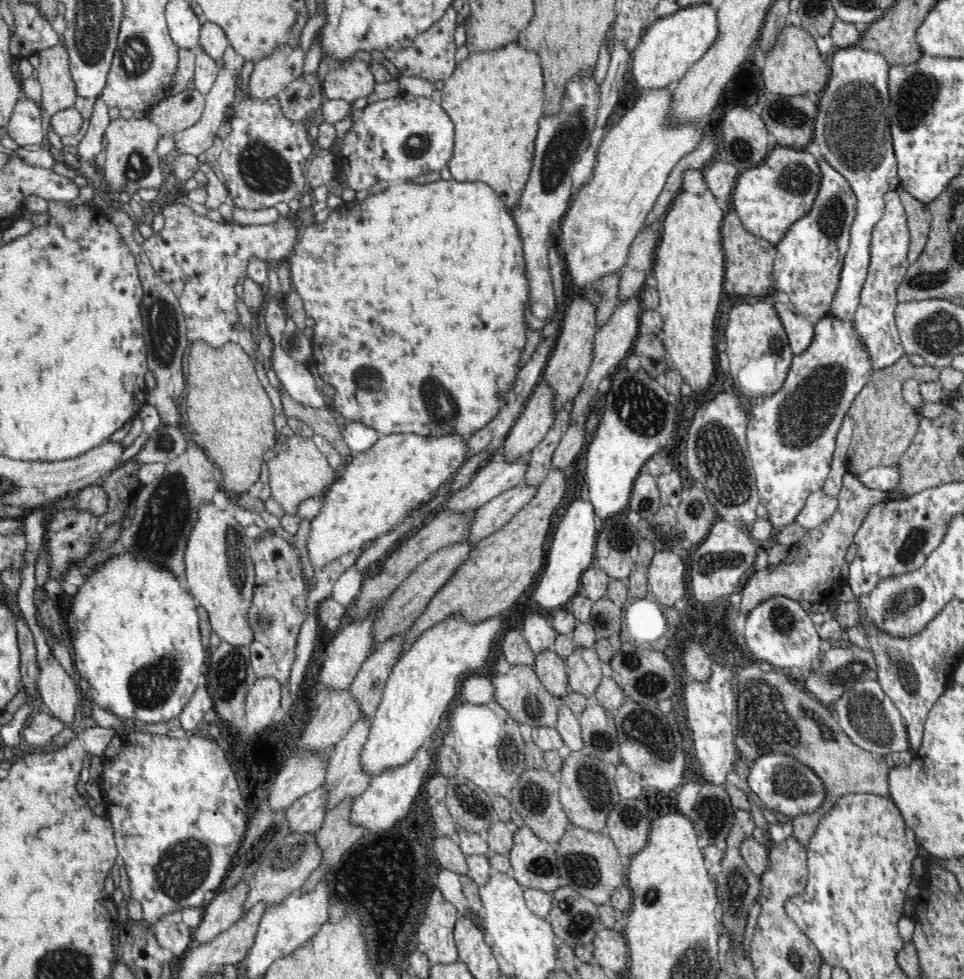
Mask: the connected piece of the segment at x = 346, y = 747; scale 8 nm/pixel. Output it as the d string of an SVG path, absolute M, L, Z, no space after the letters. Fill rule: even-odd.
M372 717L368 719L359 719L346 733L346 736L339 740L334 746L330 754L328 762L328 772L326 772L326 778L322 780L322 784L318 786L326 787L328 789L328 800L326 800L327 810L331 811L336 808L336 805L345 798L352 797L356 798L360 793L364 792L370 782L372 782L372 777L366 775L362 771L362 765L360 765L360 754L362 754L362 748L370 736L370 724L372 724Z

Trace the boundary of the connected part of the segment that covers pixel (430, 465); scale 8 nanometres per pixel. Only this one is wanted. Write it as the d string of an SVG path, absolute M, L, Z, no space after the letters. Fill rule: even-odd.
M396 432L396 434L388 434L388 436L380 435L378 441L374 442L368 450L364 452L354 453L350 461L345 462L344 466L341 468L341 471L338 475L338 480L326 490L326 493L321 498L322 507L319 511L319 514L311 520L311 529L309 532L310 538L308 538L307 546L308 548L308 558L313 566L313 568L322 568L326 566L328 562L344 556L344 554L354 554L360 555L362 546L368 544L371 540L376 540L378 537L381 537L384 533L387 533L389 530L392 530L410 511L414 509L417 504L420 504L423 500L427 499L431 493L433 493L438 487L441 487L442 484L445 484L456 471L464 465L467 458L467 440L468 438L461 438L453 432L448 432L444 436L422 436L421 434L404 434L403 432Z

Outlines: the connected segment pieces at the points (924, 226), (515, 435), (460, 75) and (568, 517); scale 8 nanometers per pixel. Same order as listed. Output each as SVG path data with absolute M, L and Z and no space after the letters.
M902 187L896 190L904 210L906 211L906 221L908 221L908 231L910 231L910 250L908 250L908 261L916 262L928 242L930 232L931 214L927 203L920 202Z
M538 383L525 404L523 414L514 422L504 441L498 445L497 451L504 451L506 461L528 454L542 442L557 416L554 402L552 387L546 383Z
M517 40L510 44L468 54L454 72L443 82L441 105L454 125L454 148L449 162L452 178L458 182L480 181L486 183L510 208L516 208L522 198L522 188L530 178L532 160L534 160L534 143L538 135L538 120L546 105L544 92L544 75L539 56L528 52Z
M585 494L581 498L573 498L571 503L568 503L567 510L564 506L564 515L553 532L550 548L546 552L544 568L534 590L534 600L539 610L549 618L552 612L566 607L566 604L576 596L580 591L580 578L584 570L594 563L598 525L593 506Z

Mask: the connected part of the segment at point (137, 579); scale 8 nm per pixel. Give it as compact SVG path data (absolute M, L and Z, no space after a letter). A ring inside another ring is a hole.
M128 553L106 558L90 572L83 573L78 581L81 580L83 585L71 596L70 608L64 615L74 648L74 668L77 668L78 677L89 684L83 695L104 710L138 723L156 724L179 716L208 667L205 665L208 647L198 629L198 604L188 590L180 586L181 582L166 568L148 559L135 559Z

